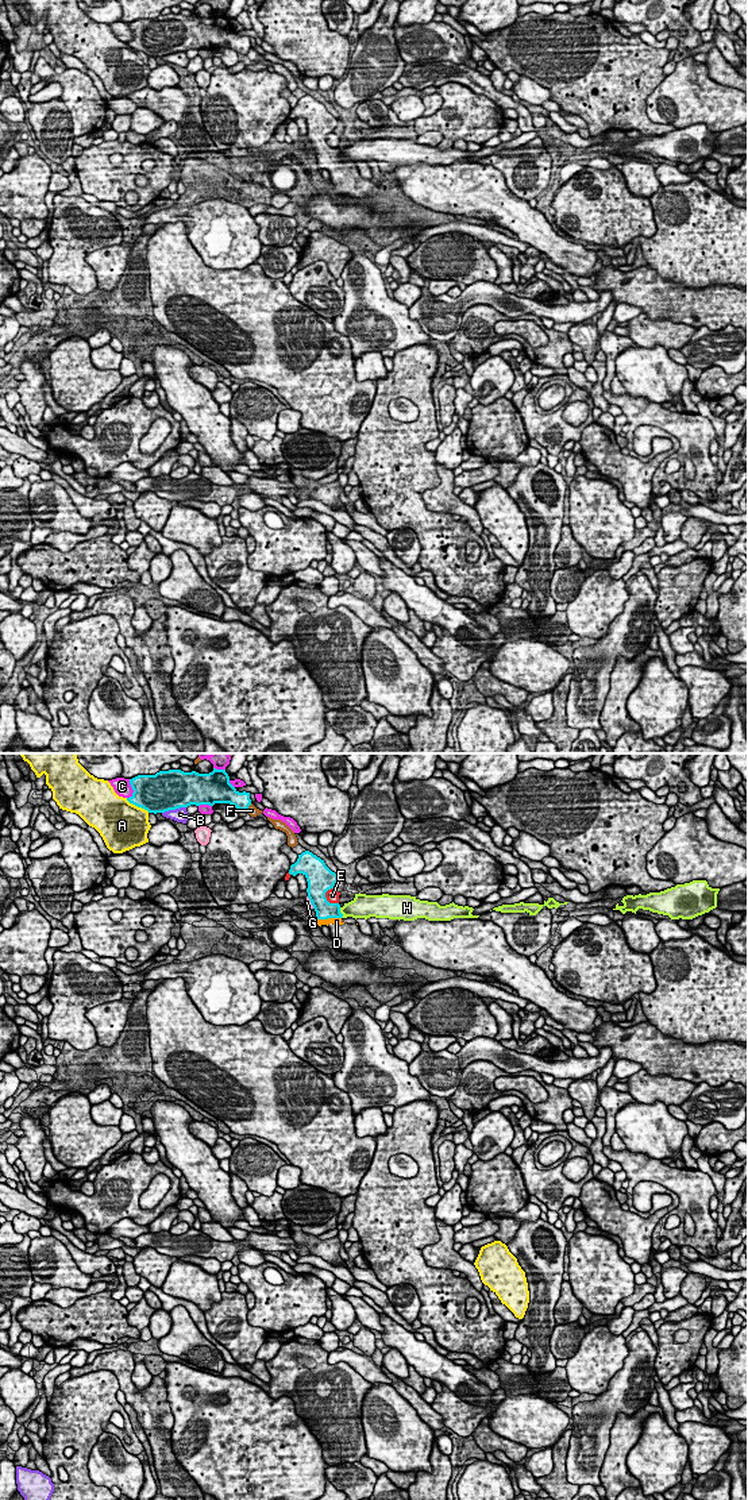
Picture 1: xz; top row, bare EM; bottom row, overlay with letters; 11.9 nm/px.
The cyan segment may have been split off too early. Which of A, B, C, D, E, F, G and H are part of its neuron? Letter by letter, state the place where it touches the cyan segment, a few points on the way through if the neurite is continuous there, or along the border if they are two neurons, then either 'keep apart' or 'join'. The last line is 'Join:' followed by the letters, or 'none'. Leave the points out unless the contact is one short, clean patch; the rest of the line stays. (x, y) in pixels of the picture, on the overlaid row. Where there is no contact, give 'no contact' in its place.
A: meets cyan in xz at (138, 806); keep apart
B: meets cyan in xz at (173, 809); keep apart
C: meets cyan in xz at (132, 789); keep apart
D: meets cyan in xz at (328, 917); runs through xz (324, 910), (328, 917), (336, 921); join
E: meets cyan in xz at (326, 899); keep apart
F: meets cyan in xz at (247, 808); keep apart
G: meets cyan in xz at (311, 902); border along xz (307, 897), (313, 907); keep apart
H: meets cyan in xz at (340, 913); border along xz (339, 907), (342, 917); keep apart
Join: D

